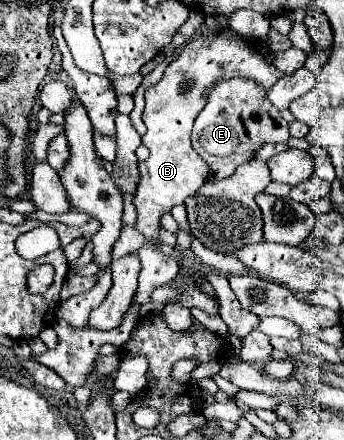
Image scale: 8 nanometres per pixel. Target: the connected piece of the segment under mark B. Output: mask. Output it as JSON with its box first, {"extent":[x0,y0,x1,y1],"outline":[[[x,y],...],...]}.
{"extent":[133,29,283,241],"outline":[[[225,29],[219,35],[199,37],[187,43],[167,65],[159,83],[145,91],[143,121],[147,125],[147,133],[141,137],[141,141],[149,147],[151,155],[147,161],[139,163],[141,183],[137,187],[133,205],[137,211],[135,229],[147,235],[149,241],[157,241],[161,217],[169,213],[173,205],[181,205],[189,195],[197,193],[197,187],[207,181],[209,165],[191,147],[191,129],[195,117],[205,107],[211,89],[229,77],[249,77],[257,79],[261,85],[275,85],[275,81],[279,81],[283,75],[273,65],[265,63],[263,53],[257,51],[255,45],[231,29]]]}

